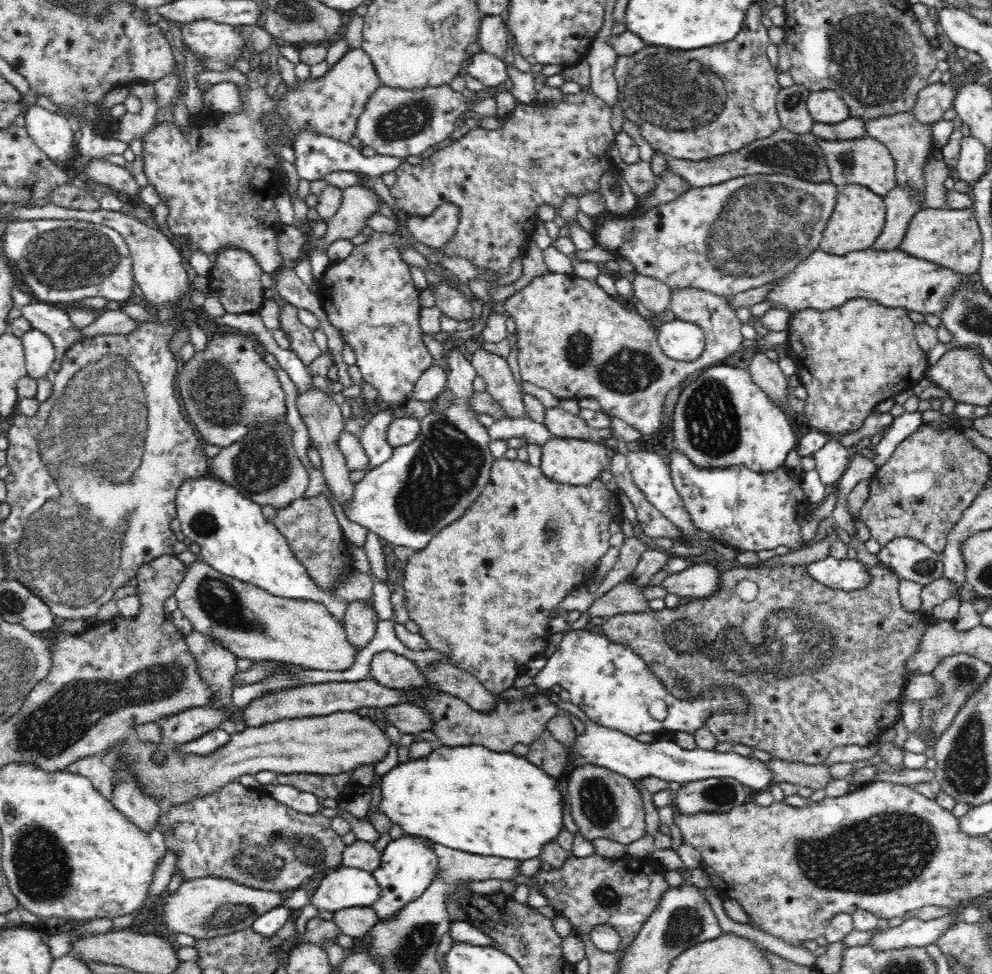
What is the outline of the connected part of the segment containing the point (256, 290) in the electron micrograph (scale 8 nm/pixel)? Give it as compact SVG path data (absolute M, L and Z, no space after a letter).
M227 248L212 258L213 266L209 270L208 280L210 291L218 294L218 300L226 314L257 313L265 302L264 290L260 282L263 273L258 261L247 251Z

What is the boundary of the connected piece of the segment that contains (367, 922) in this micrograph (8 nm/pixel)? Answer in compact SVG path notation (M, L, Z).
M371 906L350 907L335 911L333 920L342 933L358 939L377 924L378 916Z

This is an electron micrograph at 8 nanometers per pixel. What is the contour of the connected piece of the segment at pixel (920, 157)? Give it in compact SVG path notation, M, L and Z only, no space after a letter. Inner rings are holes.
M898 112L892 116L878 116L872 120L862 121L866 125L867 135L889 148L895 161L896 183L900 187L910 187L918 193L925 193L924 167L928 162L928 156L932 156L932 151L938 149L932 145L932 125L916 121L916 117L910 112Z

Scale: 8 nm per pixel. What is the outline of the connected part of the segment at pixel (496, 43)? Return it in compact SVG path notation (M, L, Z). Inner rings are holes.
M486 15L478 28L478 43L483 51L502 57L508 44L508 32L502 15Z

